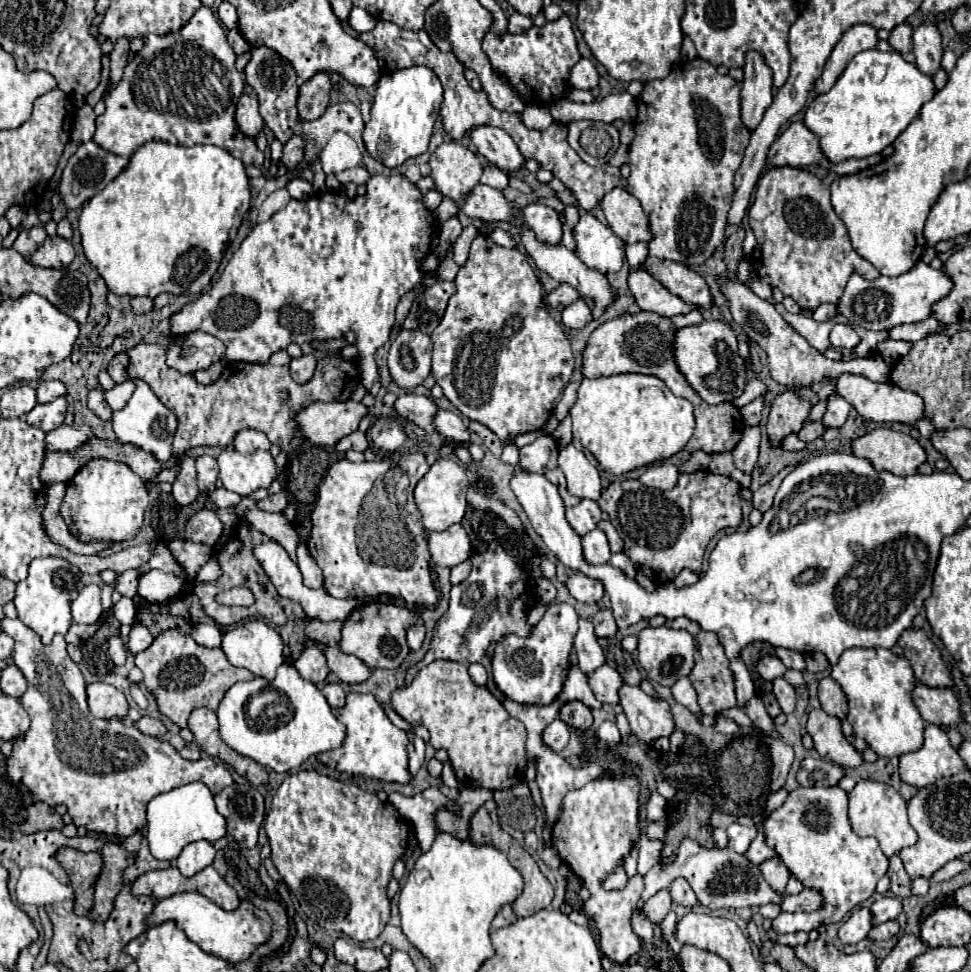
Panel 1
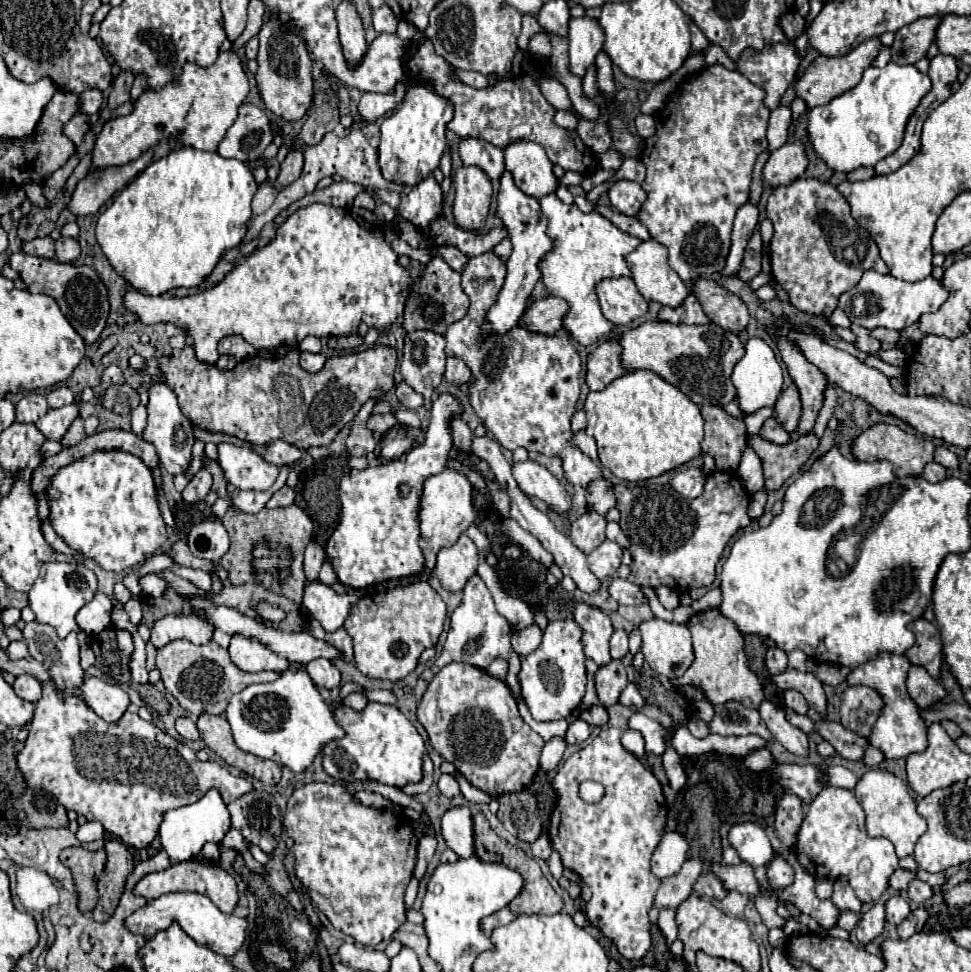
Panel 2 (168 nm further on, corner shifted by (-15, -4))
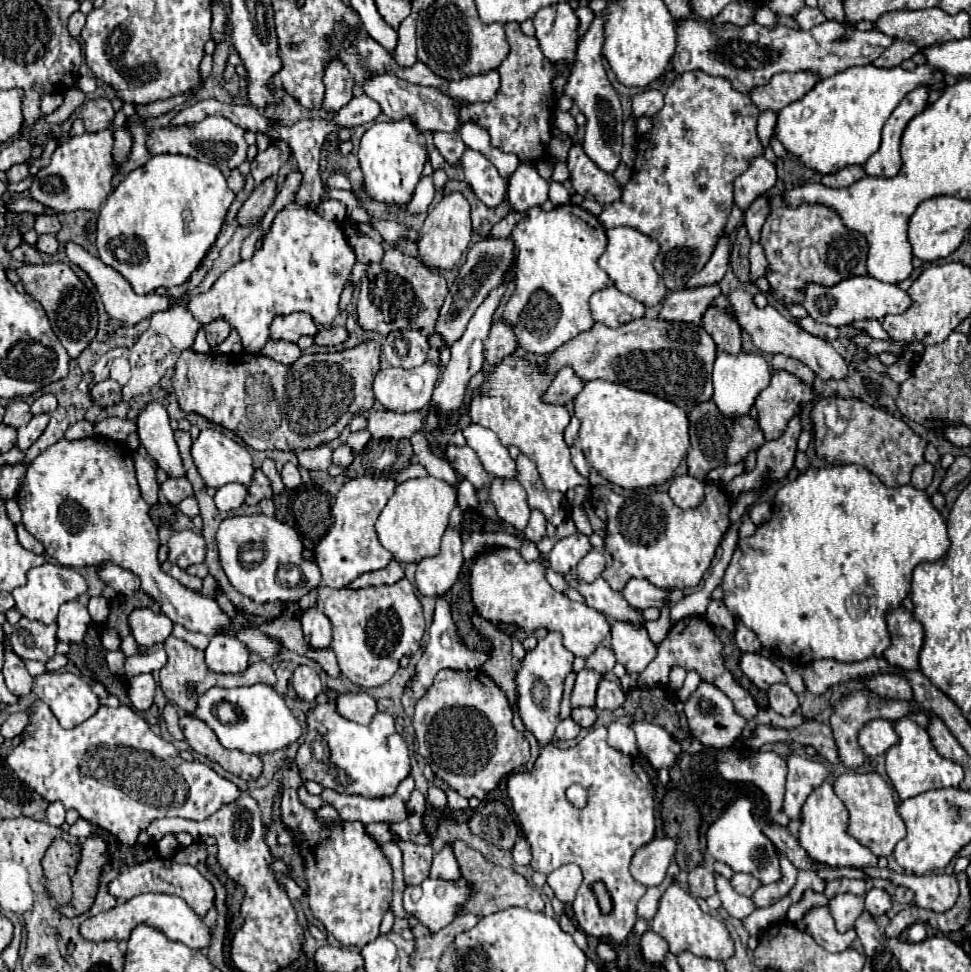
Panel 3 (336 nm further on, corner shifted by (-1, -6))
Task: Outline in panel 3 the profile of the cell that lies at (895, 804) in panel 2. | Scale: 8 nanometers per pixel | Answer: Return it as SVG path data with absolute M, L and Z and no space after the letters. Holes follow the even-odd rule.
M846 772L836 778L834 792L850 812L850 824L848 824L850 836L856 838L860 844L868 846L876 856L890 856L898 840L906 836L906 824L898 814L898 806L894 802L890 786L876 772L866 772L866 774Z

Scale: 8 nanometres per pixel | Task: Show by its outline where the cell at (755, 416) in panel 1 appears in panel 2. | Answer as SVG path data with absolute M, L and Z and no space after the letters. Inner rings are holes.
M768 418L762 426L762 438L774 444L788 444L790 442L790 434L784 432L784 428L776 422L776 418Z

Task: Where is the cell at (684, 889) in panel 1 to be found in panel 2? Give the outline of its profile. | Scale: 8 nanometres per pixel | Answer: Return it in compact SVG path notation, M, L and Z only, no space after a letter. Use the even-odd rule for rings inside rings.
M708 870L702 872L700 878L696 880L696 884L694 884L694 892L700 894L700 896L716 898L716 900L722 900L722 898L728 894L726 888L724 888L724 884L722 884L722 880L720 880L716 874L708 872Z

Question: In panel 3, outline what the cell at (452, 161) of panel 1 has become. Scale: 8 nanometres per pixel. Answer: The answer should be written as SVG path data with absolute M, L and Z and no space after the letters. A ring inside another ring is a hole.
M450 192L446 194L436 208L428 214L424 226L420 228L420 242L418 242L418 250L420 256L424 258L424 262L432 268L438 270L450 270L454 264L458 264L458 260L462 258L464 250L470 244L470 236L472 236L472 224L470 224L470 204L464 198L462 192Z

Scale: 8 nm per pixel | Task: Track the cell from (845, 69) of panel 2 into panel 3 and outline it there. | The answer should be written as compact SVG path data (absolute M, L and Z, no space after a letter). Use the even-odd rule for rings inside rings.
M810 70L800 72L780 72L774 74L774 78L762 86L752 90L750 98L760 110L782 110L790 102L798 102L798 98L804 98L816 84L820 82L818 74L810 74Z

